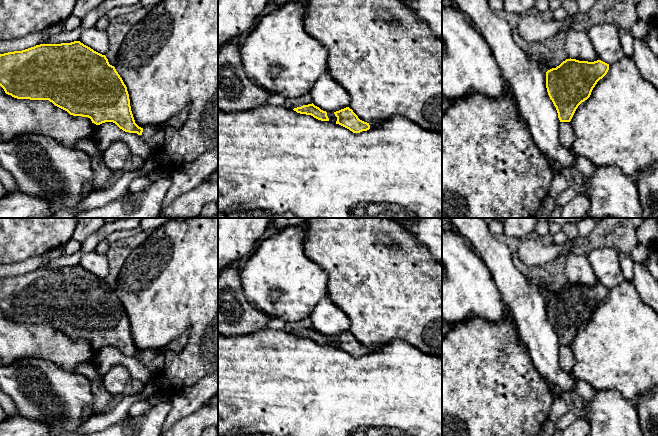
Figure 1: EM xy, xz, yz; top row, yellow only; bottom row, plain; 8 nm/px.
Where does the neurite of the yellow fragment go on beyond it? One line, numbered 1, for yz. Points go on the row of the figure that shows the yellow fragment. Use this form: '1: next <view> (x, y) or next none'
1: next none

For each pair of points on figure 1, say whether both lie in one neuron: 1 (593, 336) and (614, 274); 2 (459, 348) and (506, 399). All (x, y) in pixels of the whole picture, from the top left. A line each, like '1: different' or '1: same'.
1: different
2: same

